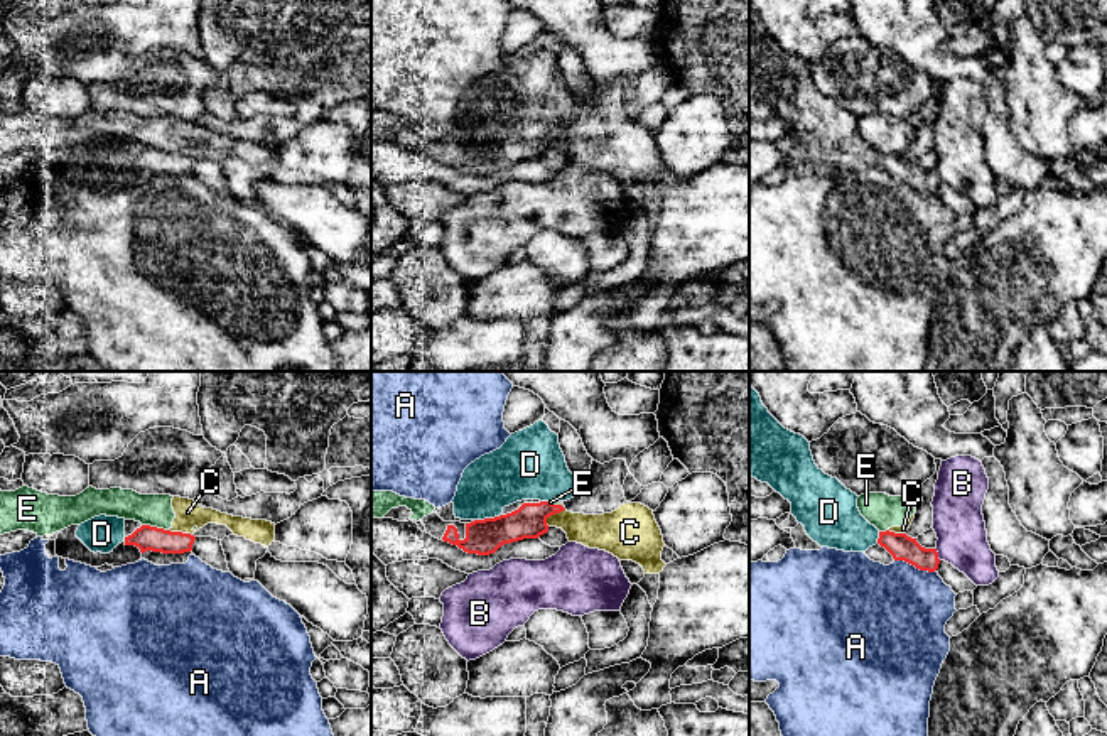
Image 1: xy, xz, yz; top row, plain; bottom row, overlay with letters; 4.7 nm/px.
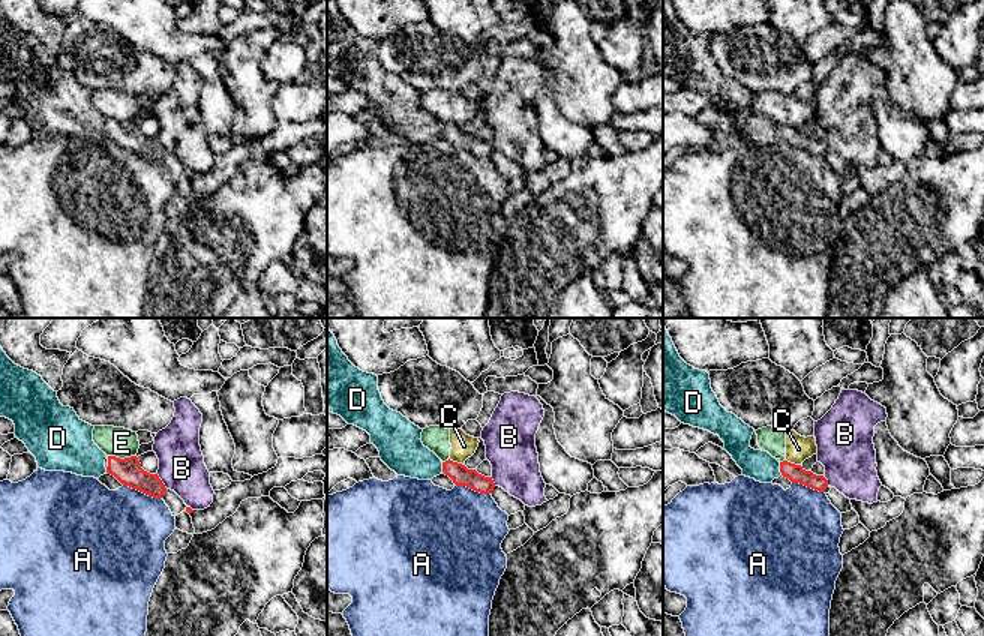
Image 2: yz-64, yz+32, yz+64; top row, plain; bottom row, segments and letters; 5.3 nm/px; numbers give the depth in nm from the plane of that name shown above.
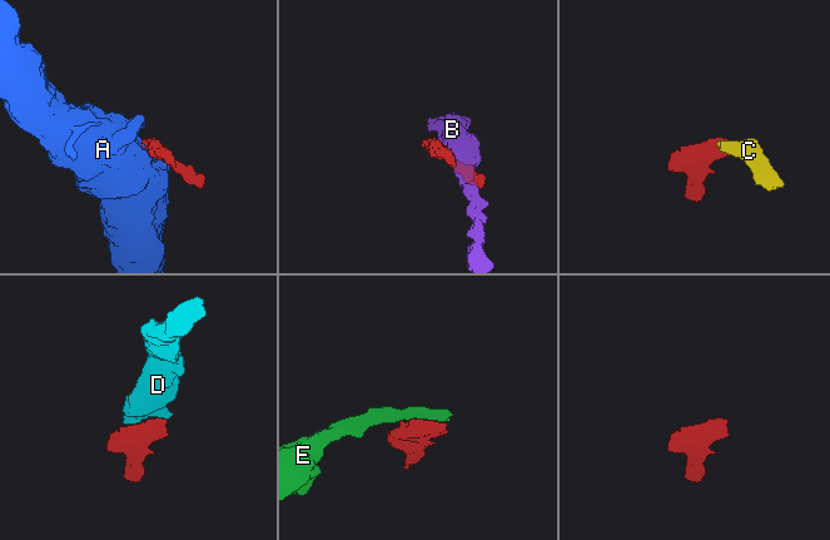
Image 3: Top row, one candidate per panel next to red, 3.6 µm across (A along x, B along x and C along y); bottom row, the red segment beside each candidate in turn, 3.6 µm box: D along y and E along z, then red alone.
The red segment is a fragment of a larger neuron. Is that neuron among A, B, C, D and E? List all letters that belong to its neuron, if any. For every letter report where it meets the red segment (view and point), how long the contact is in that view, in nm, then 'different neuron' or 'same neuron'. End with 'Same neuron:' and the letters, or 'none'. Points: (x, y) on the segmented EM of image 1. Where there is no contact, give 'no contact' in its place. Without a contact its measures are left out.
A: contact yz (915, 566); length 200 nm; different neuron
B: contact yz (937, 554); length 60 nm; different neuron
C: contact xz (552, 514); length 120 nm; different neuron
D: contact xz (488, 519); length 140 nm; same neuron
E: contact xy (156, 527); length 130 nm; different neuron
Same neuron: D

